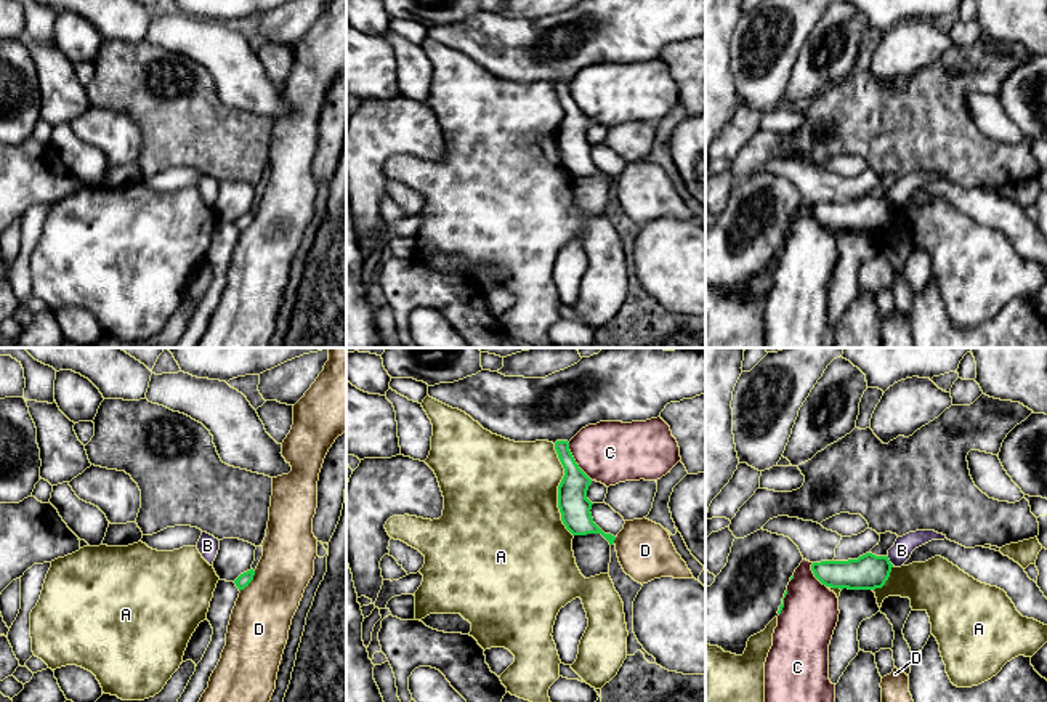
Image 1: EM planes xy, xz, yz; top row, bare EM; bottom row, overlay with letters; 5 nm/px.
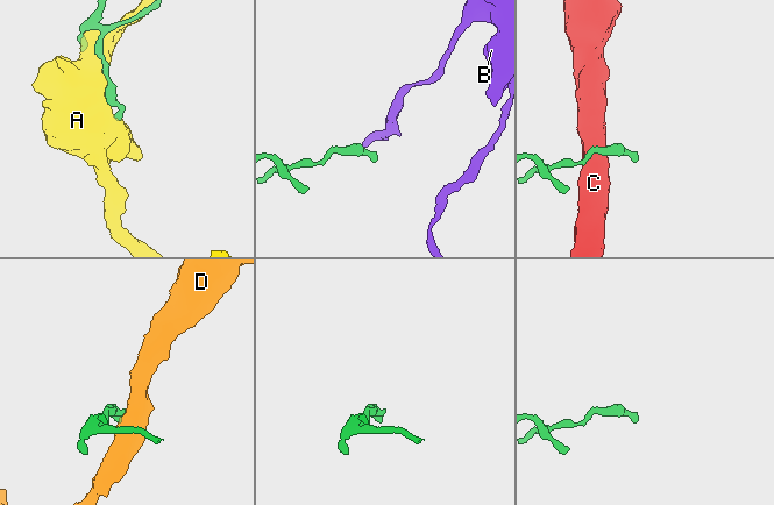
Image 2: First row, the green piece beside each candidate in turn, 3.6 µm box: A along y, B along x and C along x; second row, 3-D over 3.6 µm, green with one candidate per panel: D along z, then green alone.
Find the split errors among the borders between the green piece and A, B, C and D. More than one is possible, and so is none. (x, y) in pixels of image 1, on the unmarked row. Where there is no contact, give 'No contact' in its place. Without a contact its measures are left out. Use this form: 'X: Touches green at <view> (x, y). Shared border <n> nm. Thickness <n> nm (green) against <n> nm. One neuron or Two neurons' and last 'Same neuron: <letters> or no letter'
A: Touches green at xz (558, 132). Shared border 480 nm. Thickness 160 nm (green) against 500 nm. Two neurons
B: Touches green at yz (889, 201). Shared border 70 nm. Thickness 180 nm (green) against 100 nm. Two neurons
C: Touches green at xz (574, 103). Shared border 220 nm. Thickness 160 nm (green) against 320 nm. Two neurons
D: Touches green at xy (249, 223). Shared border 130 nm. Thickness 70 nm (green) against 300 nm. Two neurons
Same neuron: no letter

